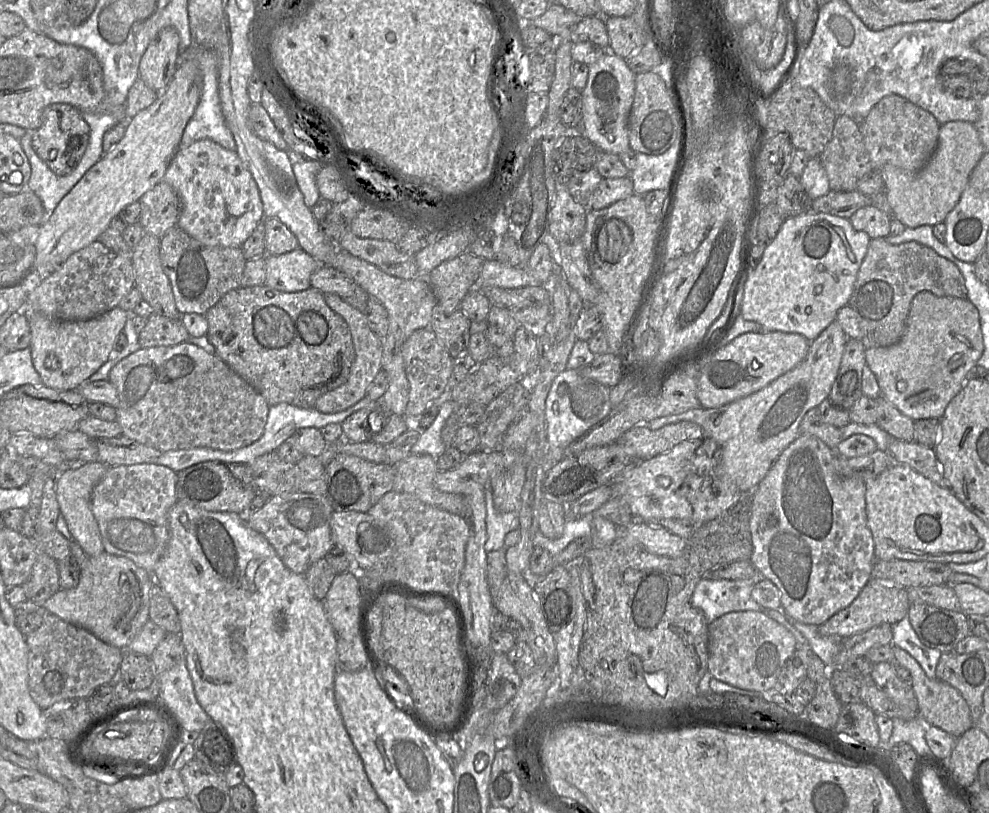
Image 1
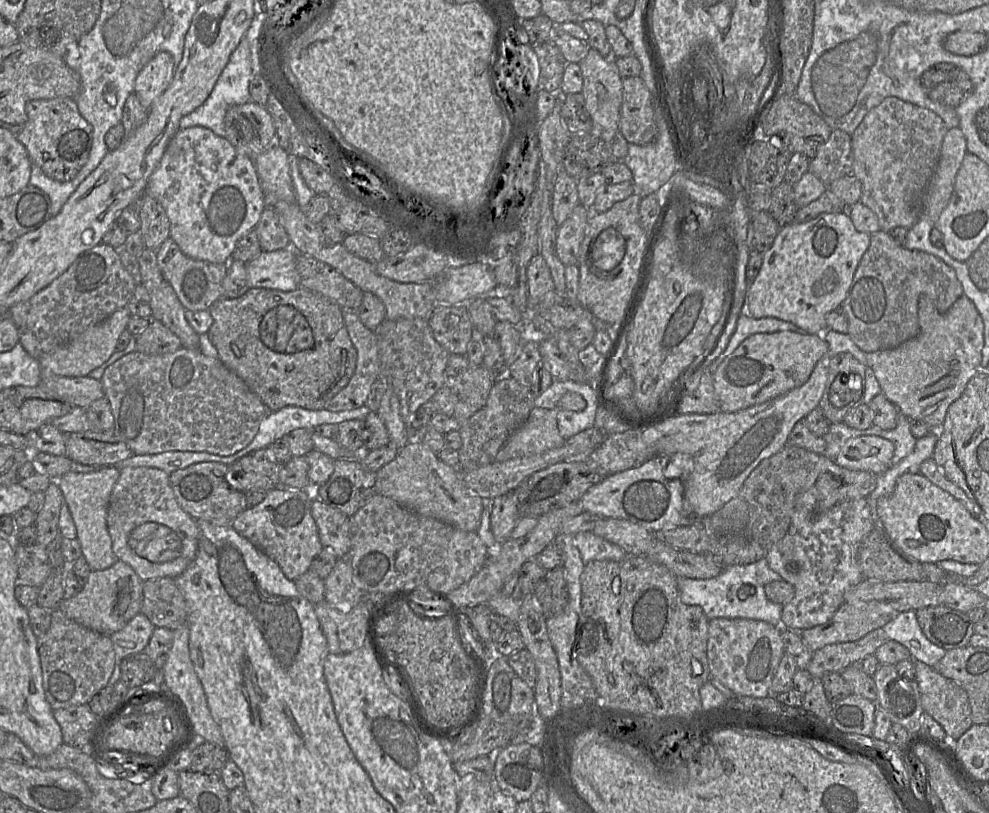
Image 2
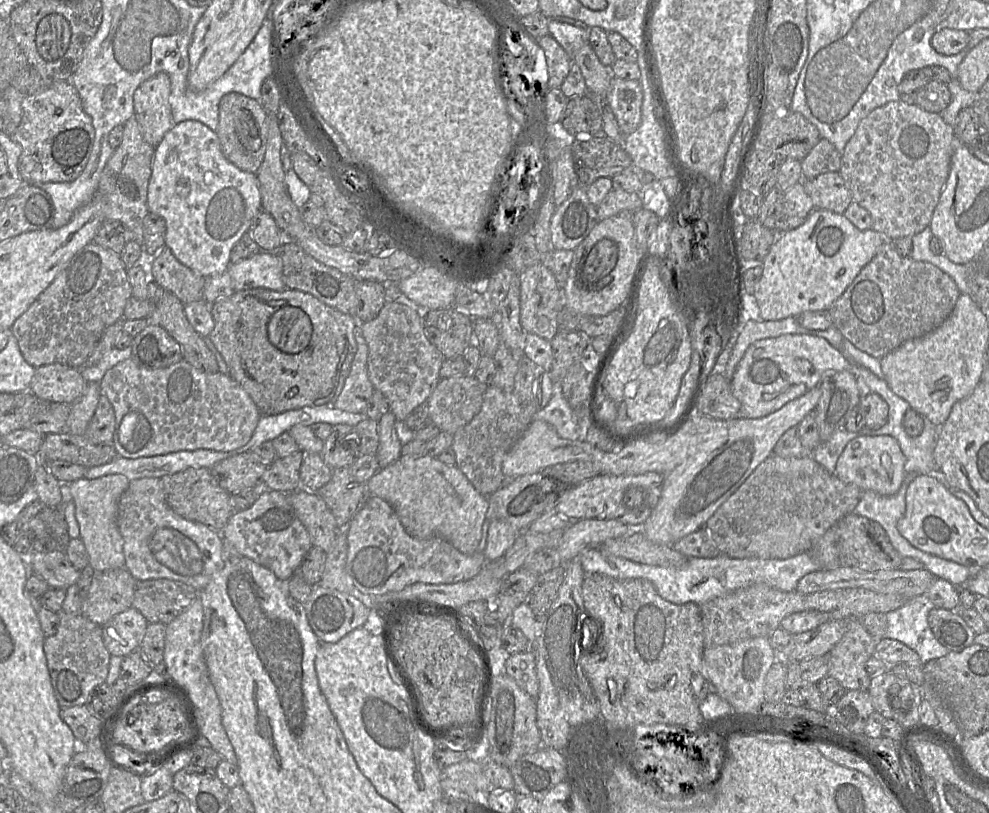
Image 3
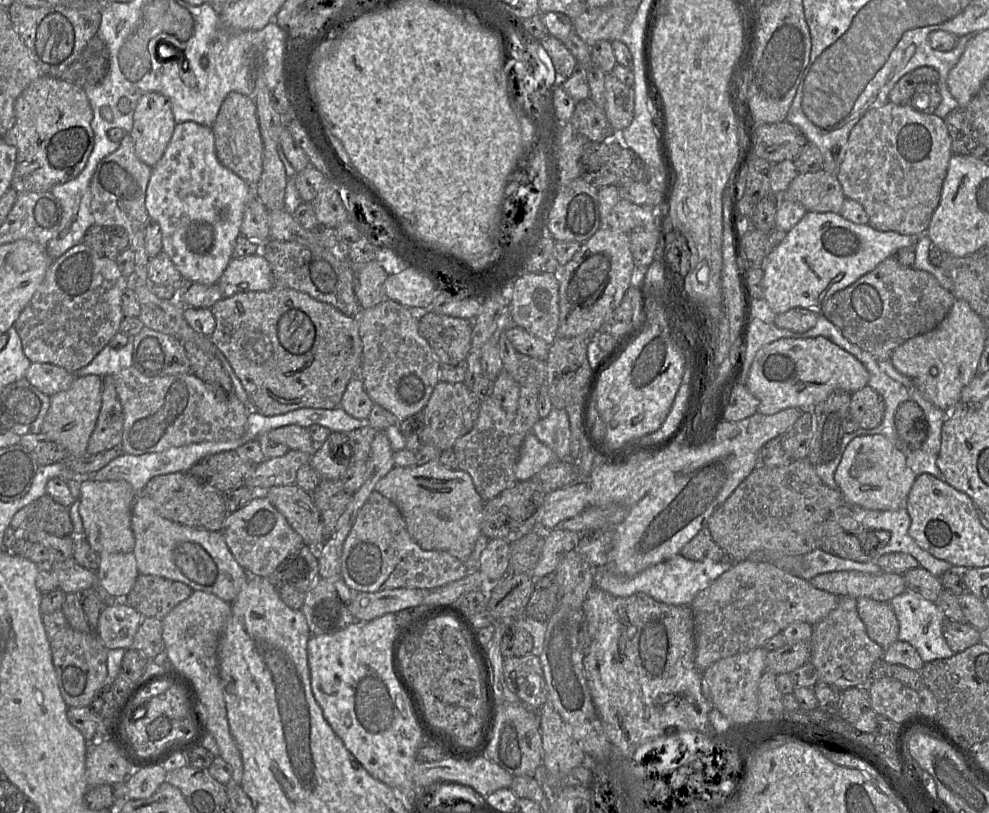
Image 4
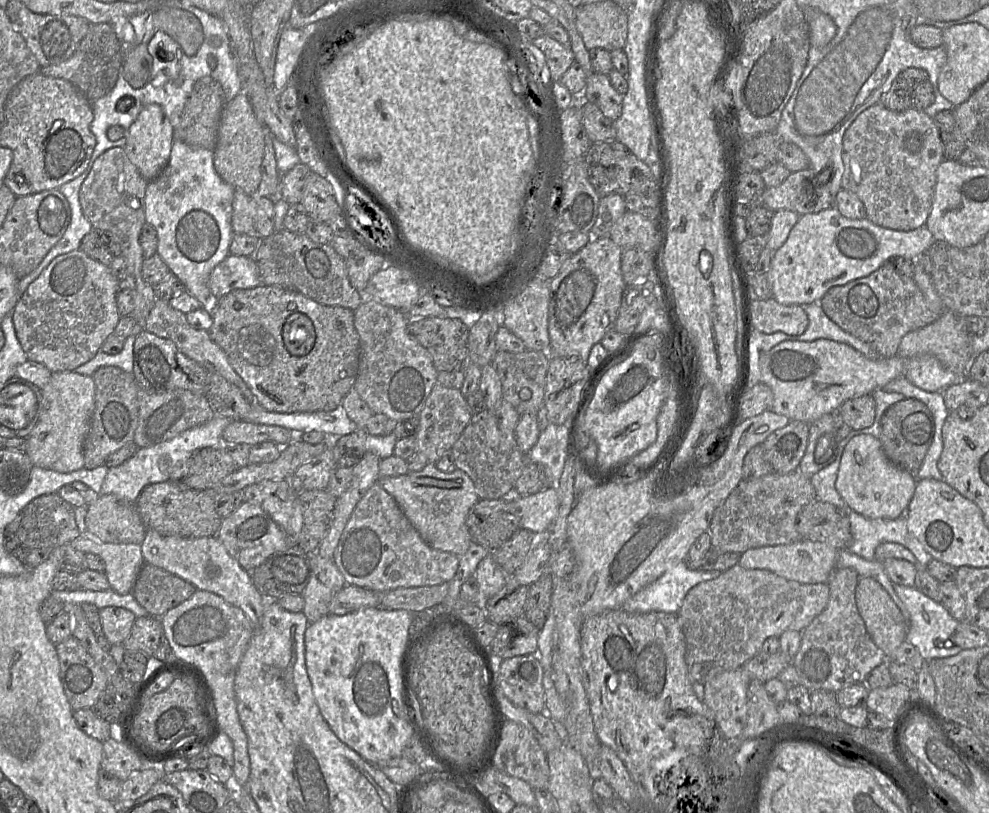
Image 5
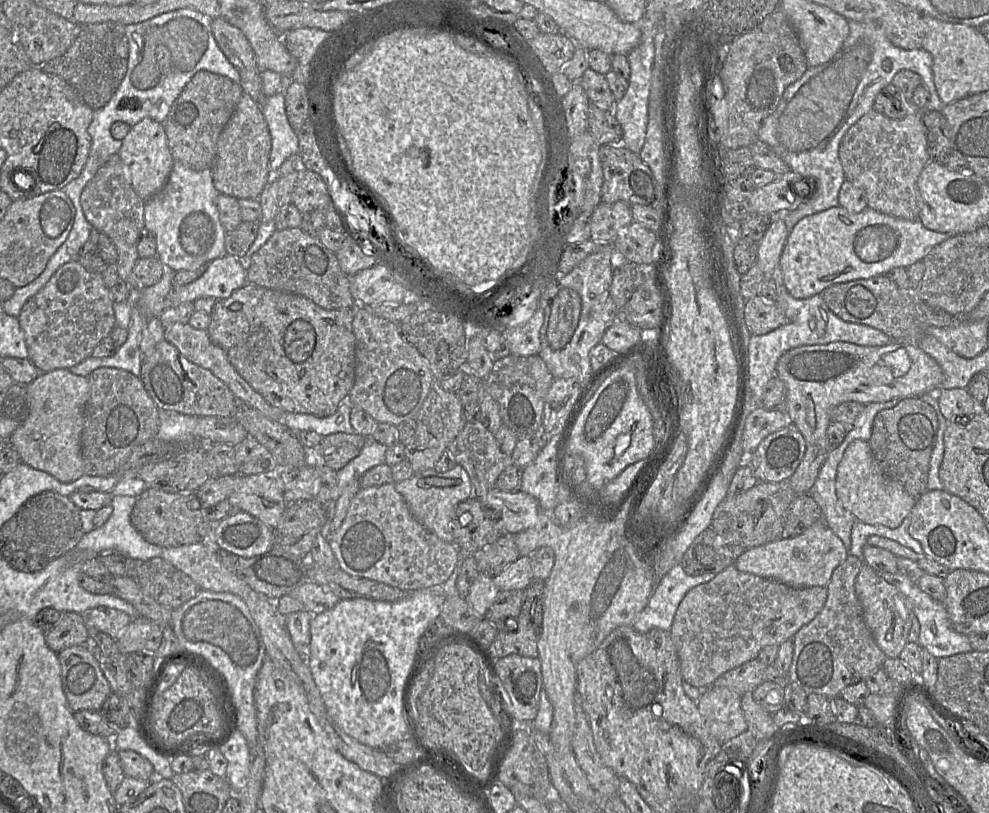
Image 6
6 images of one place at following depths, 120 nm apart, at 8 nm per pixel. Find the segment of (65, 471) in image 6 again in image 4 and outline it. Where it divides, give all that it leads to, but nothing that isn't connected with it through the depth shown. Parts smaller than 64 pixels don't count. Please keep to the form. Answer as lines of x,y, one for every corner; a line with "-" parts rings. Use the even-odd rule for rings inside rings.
97,375
76,377
70,388
50,396
50,406
40,433
44,433
59,444
67,452
68,457
85,456
89,438
101,409
101,397
102,377

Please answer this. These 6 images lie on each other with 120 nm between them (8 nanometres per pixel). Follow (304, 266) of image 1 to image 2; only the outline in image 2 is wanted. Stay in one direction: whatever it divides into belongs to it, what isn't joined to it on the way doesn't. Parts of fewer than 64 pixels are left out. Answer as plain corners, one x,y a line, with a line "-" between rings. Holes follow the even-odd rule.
292,248
262,251
246,262
249,288
266,288
290,292
299,287
296,255

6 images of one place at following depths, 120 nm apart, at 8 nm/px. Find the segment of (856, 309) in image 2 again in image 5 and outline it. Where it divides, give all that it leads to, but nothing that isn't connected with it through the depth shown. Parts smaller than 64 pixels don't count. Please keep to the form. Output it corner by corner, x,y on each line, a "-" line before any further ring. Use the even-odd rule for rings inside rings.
893,262
885,263
866,277
831,287
822,297
821,307
841,329
869,344
884,358
898,355
904,335
931,324
945,311
941,299
930,303
913,277
898,274

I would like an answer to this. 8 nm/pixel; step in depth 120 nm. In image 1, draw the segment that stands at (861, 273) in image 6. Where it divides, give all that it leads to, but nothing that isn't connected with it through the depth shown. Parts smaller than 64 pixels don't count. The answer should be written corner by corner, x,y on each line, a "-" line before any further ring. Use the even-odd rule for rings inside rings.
821,212
784,218
776,237
767,244
757,267
749,269
740,306
741,316
760,324
763,331
797,333
813,341
836,319
839,309
848,305
870,240
866,232
856,231
847,218

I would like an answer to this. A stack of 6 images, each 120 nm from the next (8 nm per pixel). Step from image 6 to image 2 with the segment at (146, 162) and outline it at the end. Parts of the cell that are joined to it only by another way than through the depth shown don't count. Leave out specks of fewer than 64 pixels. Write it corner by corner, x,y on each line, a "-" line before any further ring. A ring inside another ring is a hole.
168,52
157,53
138,73
134,93
147,111
171,83
176,65

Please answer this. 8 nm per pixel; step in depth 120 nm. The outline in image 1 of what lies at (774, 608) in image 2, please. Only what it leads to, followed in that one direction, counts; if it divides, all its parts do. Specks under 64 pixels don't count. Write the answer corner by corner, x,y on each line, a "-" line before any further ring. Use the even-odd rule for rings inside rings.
704,577
694,589
691,604
703,611
708,625
730,612
763,611
751,596
756,582
757,579
726,580

